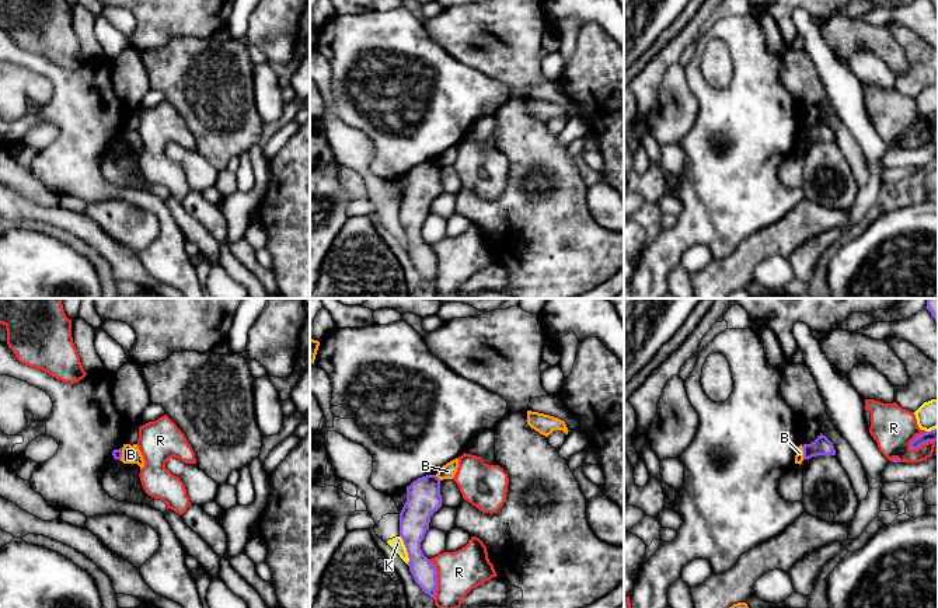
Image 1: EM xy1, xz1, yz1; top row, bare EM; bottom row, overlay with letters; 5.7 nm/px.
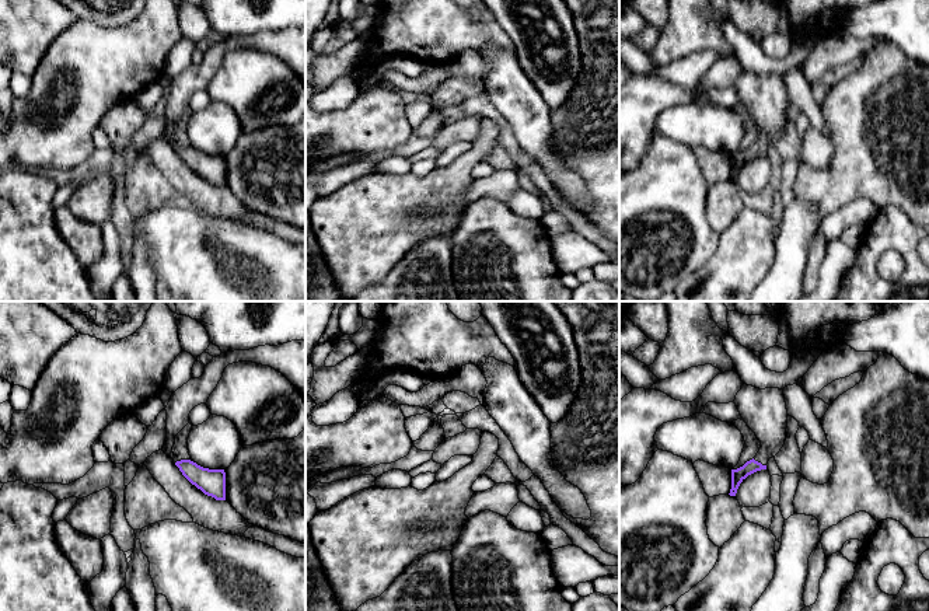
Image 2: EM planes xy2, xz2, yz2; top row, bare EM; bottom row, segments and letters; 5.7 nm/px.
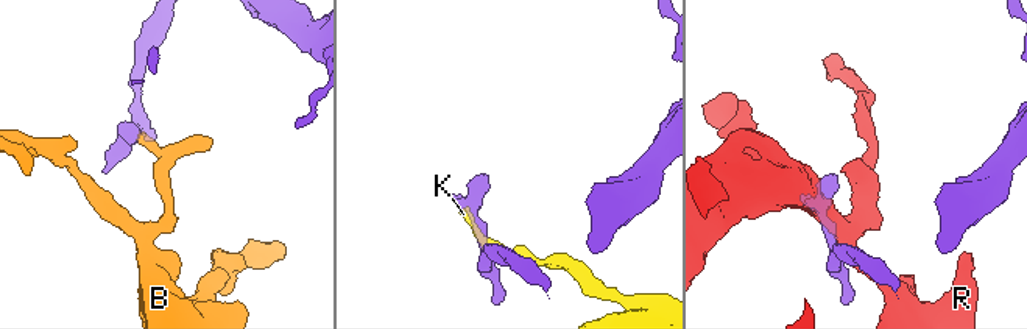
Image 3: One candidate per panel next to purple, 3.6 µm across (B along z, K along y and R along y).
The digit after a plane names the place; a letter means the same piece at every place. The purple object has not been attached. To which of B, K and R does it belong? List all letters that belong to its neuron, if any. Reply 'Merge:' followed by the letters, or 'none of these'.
Merge: none of these

